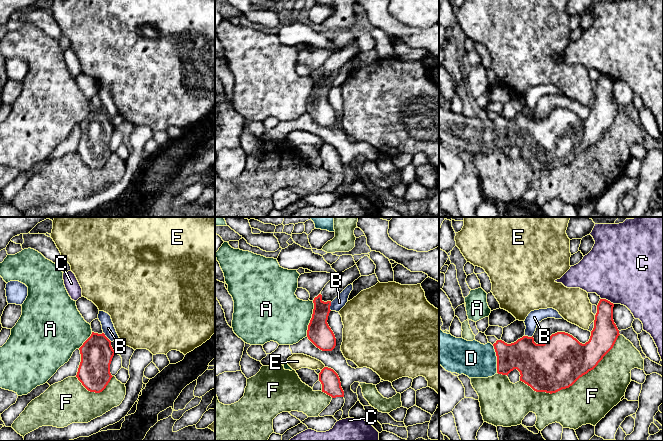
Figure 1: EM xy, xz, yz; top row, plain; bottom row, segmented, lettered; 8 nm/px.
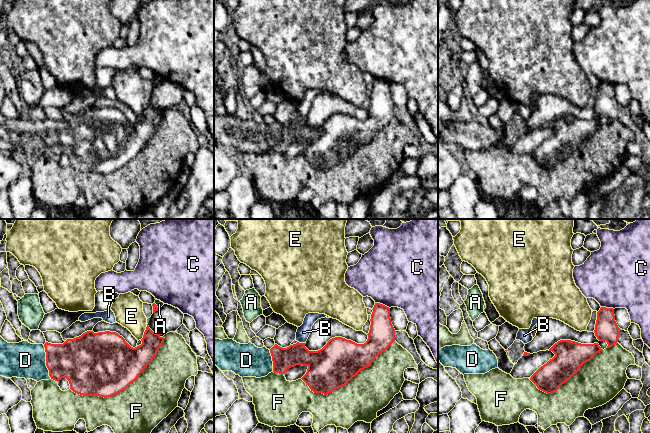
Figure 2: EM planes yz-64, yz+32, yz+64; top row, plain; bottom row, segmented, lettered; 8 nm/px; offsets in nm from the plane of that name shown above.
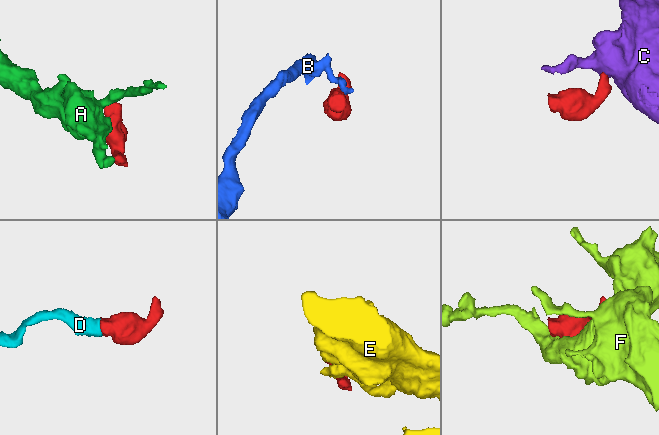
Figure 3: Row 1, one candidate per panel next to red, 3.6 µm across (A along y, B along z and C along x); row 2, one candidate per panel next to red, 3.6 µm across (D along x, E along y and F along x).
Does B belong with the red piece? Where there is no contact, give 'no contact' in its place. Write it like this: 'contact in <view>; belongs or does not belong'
contact in xy; does not belong

